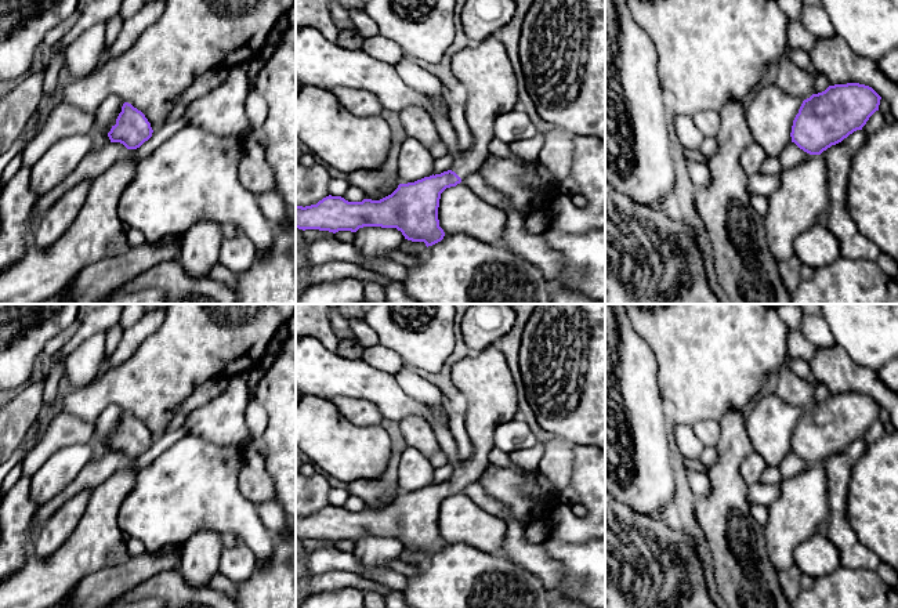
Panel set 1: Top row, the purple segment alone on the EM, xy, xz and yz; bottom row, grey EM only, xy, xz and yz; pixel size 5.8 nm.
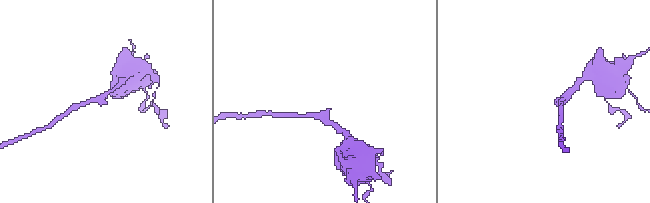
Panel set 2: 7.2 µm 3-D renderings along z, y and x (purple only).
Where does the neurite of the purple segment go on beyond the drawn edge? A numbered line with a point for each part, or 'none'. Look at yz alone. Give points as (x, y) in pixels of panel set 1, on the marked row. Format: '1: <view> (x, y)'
none

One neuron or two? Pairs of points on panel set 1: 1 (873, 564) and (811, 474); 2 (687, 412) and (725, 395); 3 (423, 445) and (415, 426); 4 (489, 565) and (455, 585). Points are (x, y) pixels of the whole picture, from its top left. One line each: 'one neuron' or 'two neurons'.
1: two neurons
2: one neuron
3: one neuron
4: one neuron

